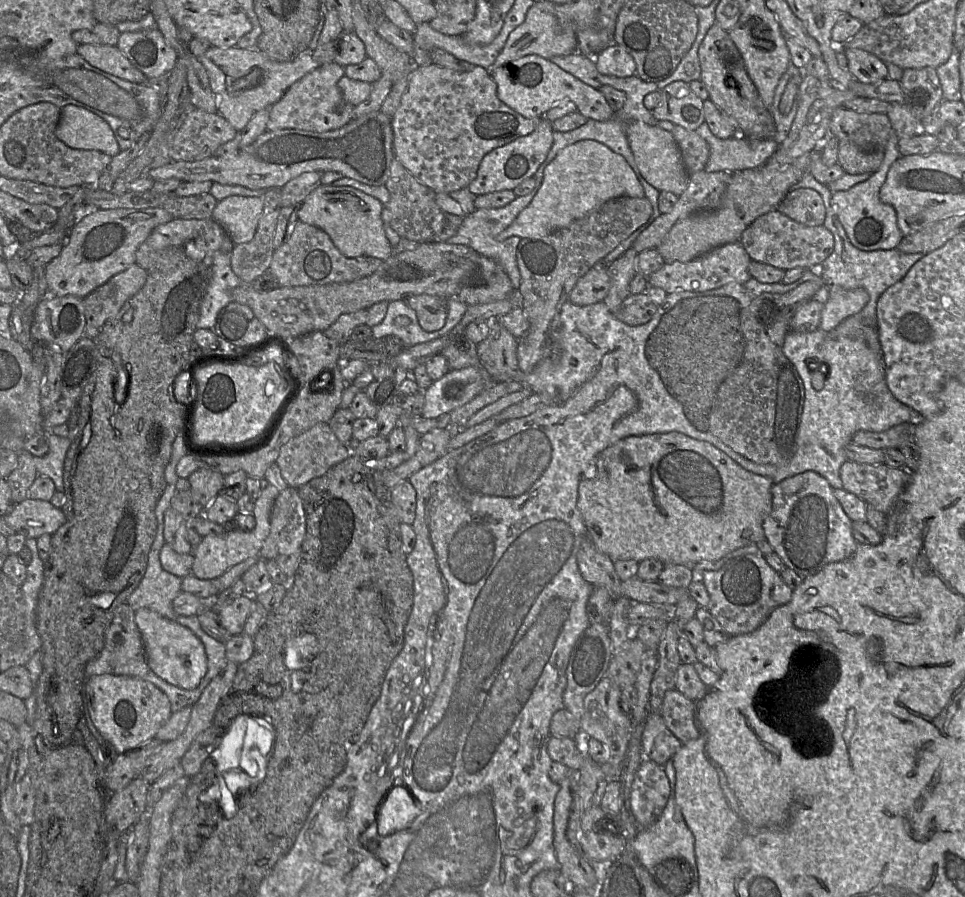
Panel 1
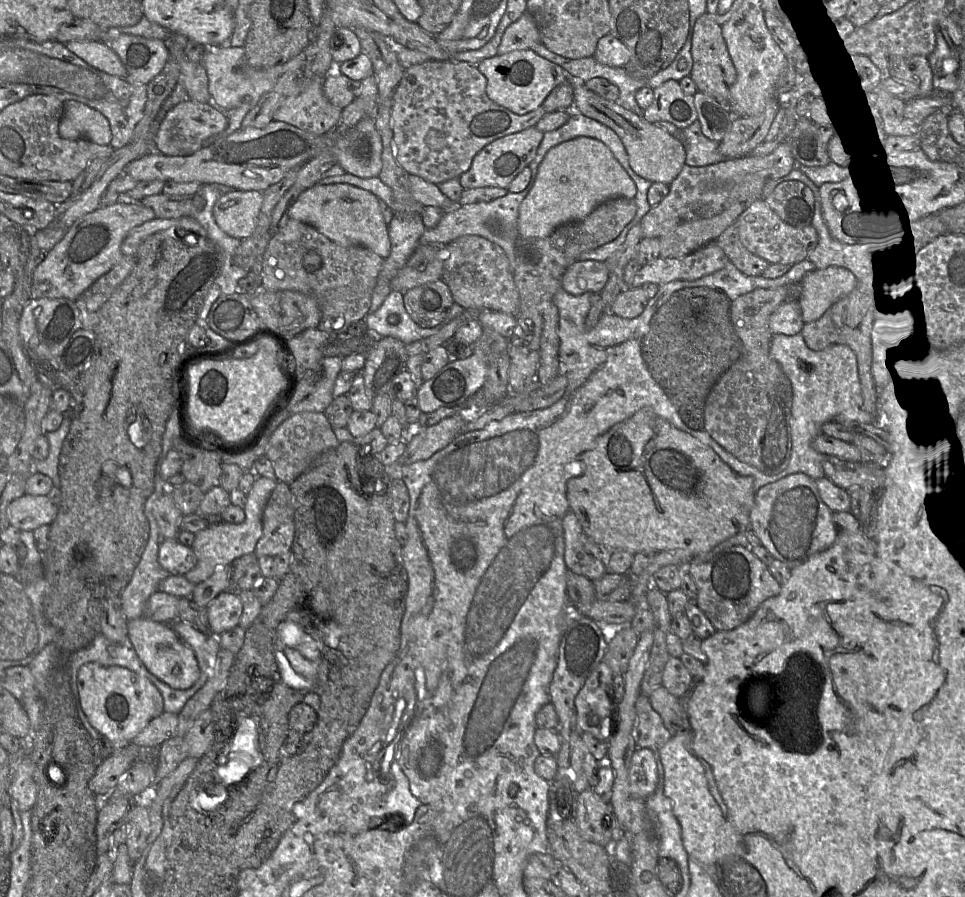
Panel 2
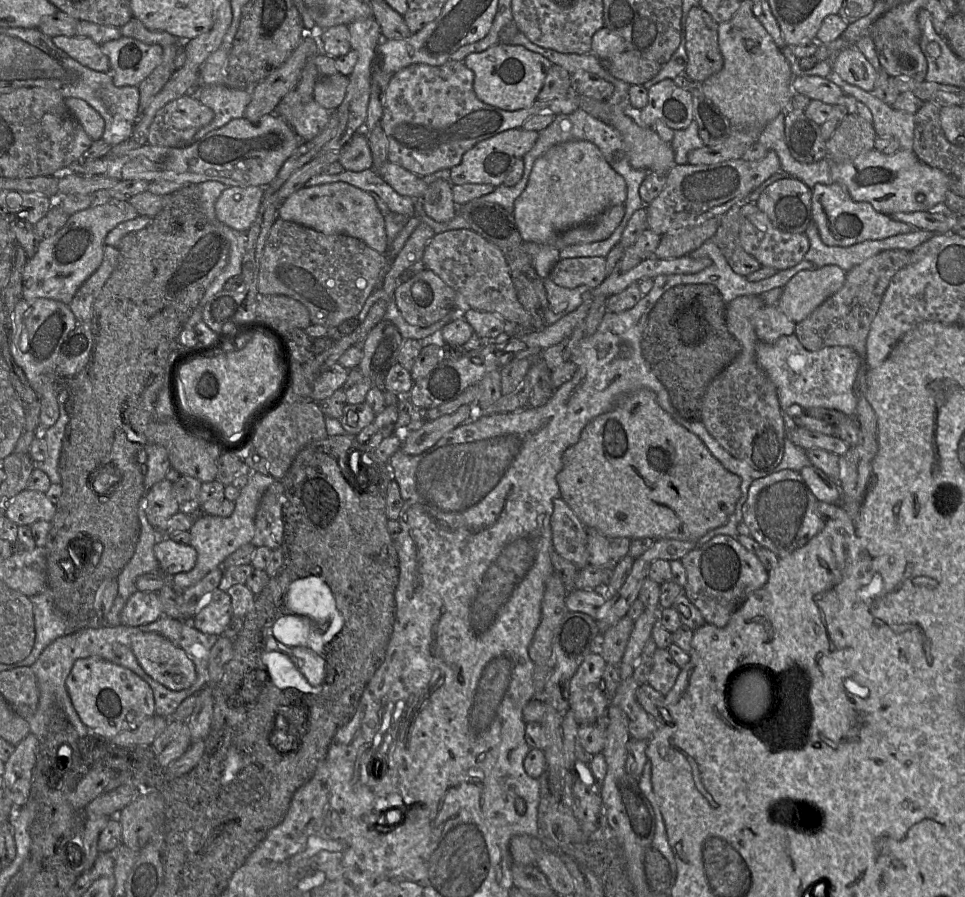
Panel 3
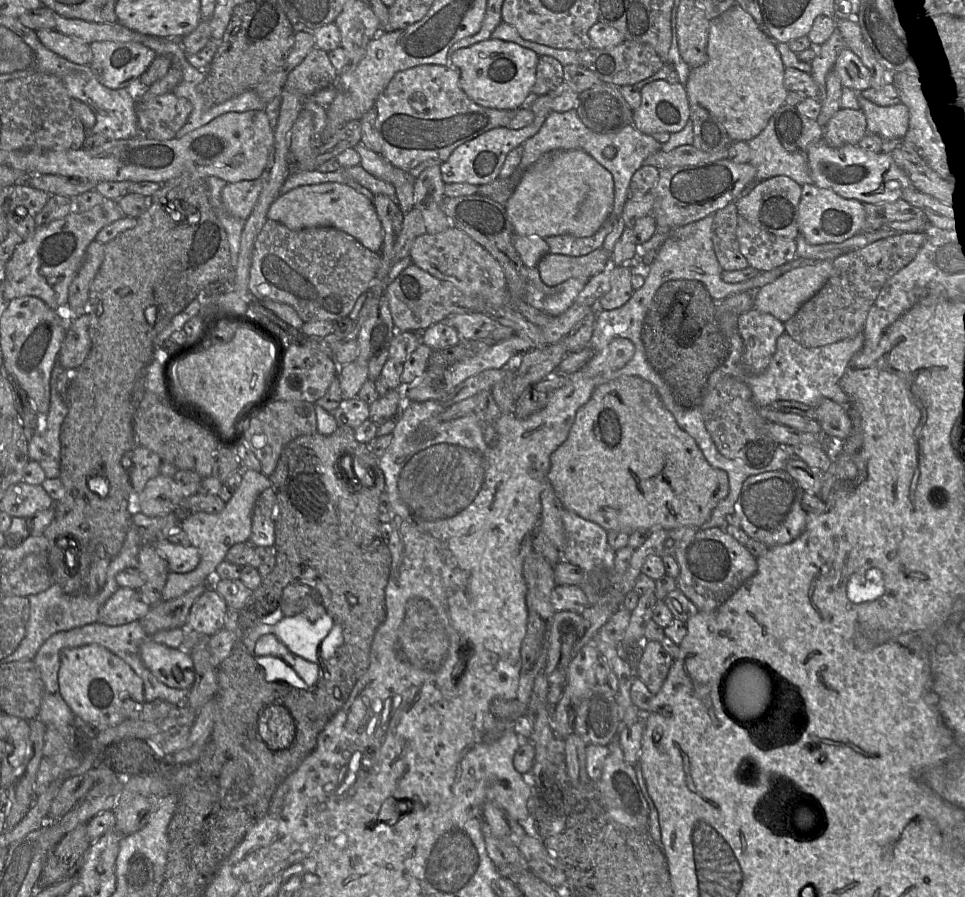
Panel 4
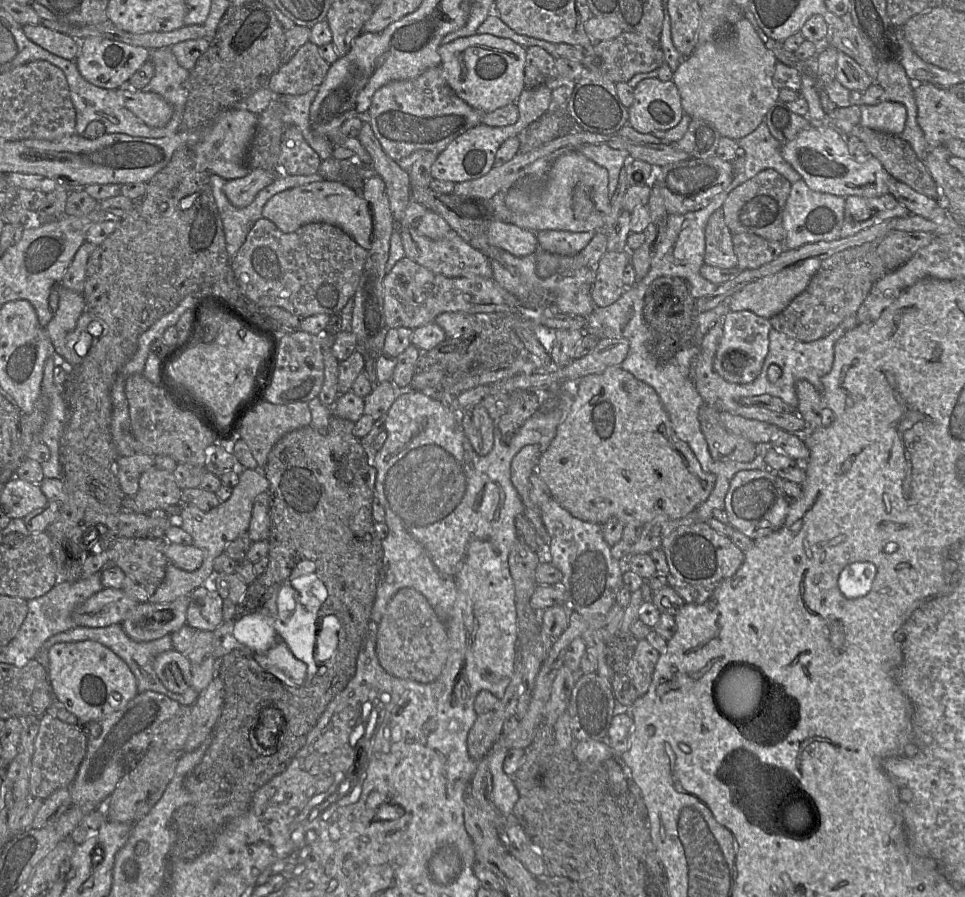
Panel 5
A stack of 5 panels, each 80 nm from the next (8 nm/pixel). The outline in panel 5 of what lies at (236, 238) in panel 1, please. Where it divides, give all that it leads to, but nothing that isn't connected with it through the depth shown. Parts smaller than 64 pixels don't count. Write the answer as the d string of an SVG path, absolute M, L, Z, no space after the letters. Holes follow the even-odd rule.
M252 169L246 176L226 181L223 191L236 207L248 206L258 192L270 185L279 172L265 169Z

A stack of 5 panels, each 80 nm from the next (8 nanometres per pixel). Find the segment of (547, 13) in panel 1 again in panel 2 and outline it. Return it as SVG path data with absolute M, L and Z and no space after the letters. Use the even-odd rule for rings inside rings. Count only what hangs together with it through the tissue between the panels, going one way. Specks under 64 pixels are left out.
M525 12L505 31L497 55L531 49L540 42L540 33L534 18Z

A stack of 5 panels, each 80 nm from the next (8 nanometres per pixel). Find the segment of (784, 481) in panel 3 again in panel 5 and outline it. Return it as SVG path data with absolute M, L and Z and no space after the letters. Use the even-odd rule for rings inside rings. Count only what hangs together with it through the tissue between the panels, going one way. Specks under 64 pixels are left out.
M741 470L731 479L723 511L731 526L756 540L779 530L784 524L791 498L783 490L784 479L770 470Z

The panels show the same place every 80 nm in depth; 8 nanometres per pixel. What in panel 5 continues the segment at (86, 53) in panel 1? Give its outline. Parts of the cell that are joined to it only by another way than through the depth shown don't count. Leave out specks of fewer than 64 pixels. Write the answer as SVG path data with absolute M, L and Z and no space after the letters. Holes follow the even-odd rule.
M42 24L24 25L22 28L31 41L47 51L67 60L75 61L77 58L80 41L73 37L47 28Z

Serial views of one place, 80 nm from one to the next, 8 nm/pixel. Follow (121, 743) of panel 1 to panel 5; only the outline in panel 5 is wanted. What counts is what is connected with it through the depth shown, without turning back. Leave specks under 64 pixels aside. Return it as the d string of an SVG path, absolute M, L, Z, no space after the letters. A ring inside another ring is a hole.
M86 640L54 644L49 649L47 672L55 699L73 713L81 725L98 722L121 710L139 693L136 678L128 665L109 648L96 641Z

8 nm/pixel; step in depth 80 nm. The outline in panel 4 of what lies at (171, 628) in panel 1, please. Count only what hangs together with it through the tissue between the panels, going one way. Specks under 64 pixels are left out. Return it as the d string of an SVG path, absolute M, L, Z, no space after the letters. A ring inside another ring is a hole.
M148 641L140 647L145 666L163 684L174 689L190 689L195 682L193 660L184 649Z

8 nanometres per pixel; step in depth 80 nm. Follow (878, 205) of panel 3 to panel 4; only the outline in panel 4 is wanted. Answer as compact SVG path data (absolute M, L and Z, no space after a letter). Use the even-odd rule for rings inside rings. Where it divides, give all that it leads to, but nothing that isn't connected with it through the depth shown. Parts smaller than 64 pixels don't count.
M824 140L811 145L806 153L812 183L833 190L846 199L856 199L863 204L894 202L901 199L904 189L912 186L908 176L884 153L872 153L858 145L833 148Z

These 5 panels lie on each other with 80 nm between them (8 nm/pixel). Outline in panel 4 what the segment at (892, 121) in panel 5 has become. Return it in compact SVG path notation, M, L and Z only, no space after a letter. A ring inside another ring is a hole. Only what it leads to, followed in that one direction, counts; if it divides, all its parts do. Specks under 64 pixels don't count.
M857 93L869 133L885 138L904 138L909 128L909 109L903 104L879 106Z

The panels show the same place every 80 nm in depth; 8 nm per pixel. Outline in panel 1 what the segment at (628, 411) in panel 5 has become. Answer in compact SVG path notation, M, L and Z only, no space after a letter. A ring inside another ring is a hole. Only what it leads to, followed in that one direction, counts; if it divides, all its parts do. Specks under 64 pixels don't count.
M679 432L629 436L608 446L597 457L595 464L585 471L585 479L578 487L577 507L581 513L588 535L594 546L613 561L632 559L638 563L655 558L666 564L692 567L699 562L721 560L734 551L755 546L765 540L763 522L772 509L773 483L769 478L751 473L711 444L695 440Z

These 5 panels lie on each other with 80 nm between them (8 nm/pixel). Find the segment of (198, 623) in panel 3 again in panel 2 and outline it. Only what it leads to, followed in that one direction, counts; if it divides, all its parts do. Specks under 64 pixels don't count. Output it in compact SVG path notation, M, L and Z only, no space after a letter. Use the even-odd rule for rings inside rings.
M233 590L221 592L207 606L210 632L216 636L239 625L242 601Z

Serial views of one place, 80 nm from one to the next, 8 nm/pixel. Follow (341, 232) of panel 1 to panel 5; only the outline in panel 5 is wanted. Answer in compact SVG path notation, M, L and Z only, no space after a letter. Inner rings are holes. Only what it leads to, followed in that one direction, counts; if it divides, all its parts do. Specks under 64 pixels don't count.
M322 180L284 190L266 202L261 215L285 233L294 232L309 223L332 224L341 228L367 251L371 247L373 219L369 204L359 192L341 182Z

